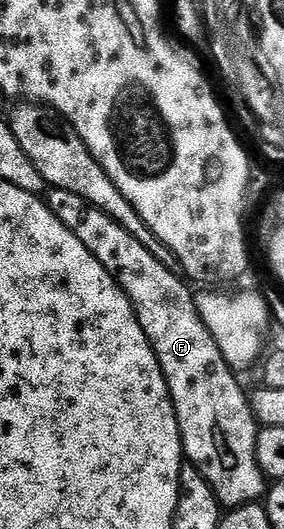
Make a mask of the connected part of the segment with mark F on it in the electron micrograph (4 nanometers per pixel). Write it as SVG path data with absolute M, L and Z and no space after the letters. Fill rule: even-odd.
M52 188L47 193L46 203L52 209L52 213L78 237L82 246L86 246L86 250L90 250L90 254L94 254L94 258L98 258L98 262L102 262L102 266L106 266L106 270L115 276L116 283L132 303L138 322L164 371L172 395L172 405L178 418L187 463L194 465L202 474L202 478L206 478L206 482L225 509L231 510L240 508L243 504L257 503L266 492L266 477L256 461L258 421L252 412L249 397L236 381L237 373L226 362L226 358L222 358L218 342L214 342L210 330L206 330L198 314L193 289L188 289L189 285L179 275L171 273L162 262L158 262L157 258L134 238L134 234L128 233L114 218L88 204L78 194L71 193L70 190Z

